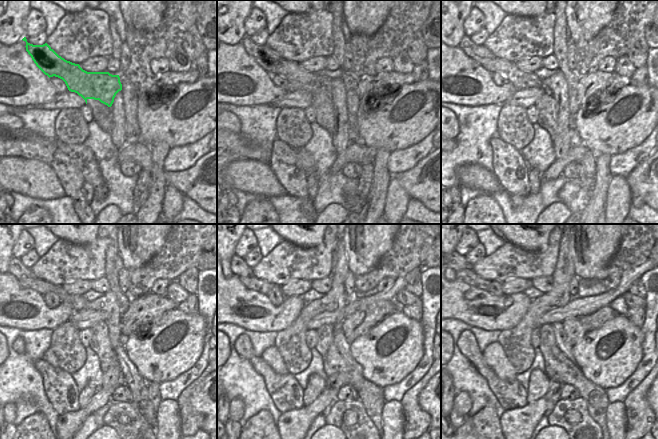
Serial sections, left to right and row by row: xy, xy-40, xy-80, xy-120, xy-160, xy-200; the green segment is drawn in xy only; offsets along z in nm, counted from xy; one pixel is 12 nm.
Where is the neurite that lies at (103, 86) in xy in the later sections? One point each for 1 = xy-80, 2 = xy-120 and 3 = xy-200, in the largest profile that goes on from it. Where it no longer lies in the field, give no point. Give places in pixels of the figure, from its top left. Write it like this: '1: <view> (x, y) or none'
1: xy-80 (520, 79)
2: xy-120 (27, 279)
3: xy-200 (464, 273)

